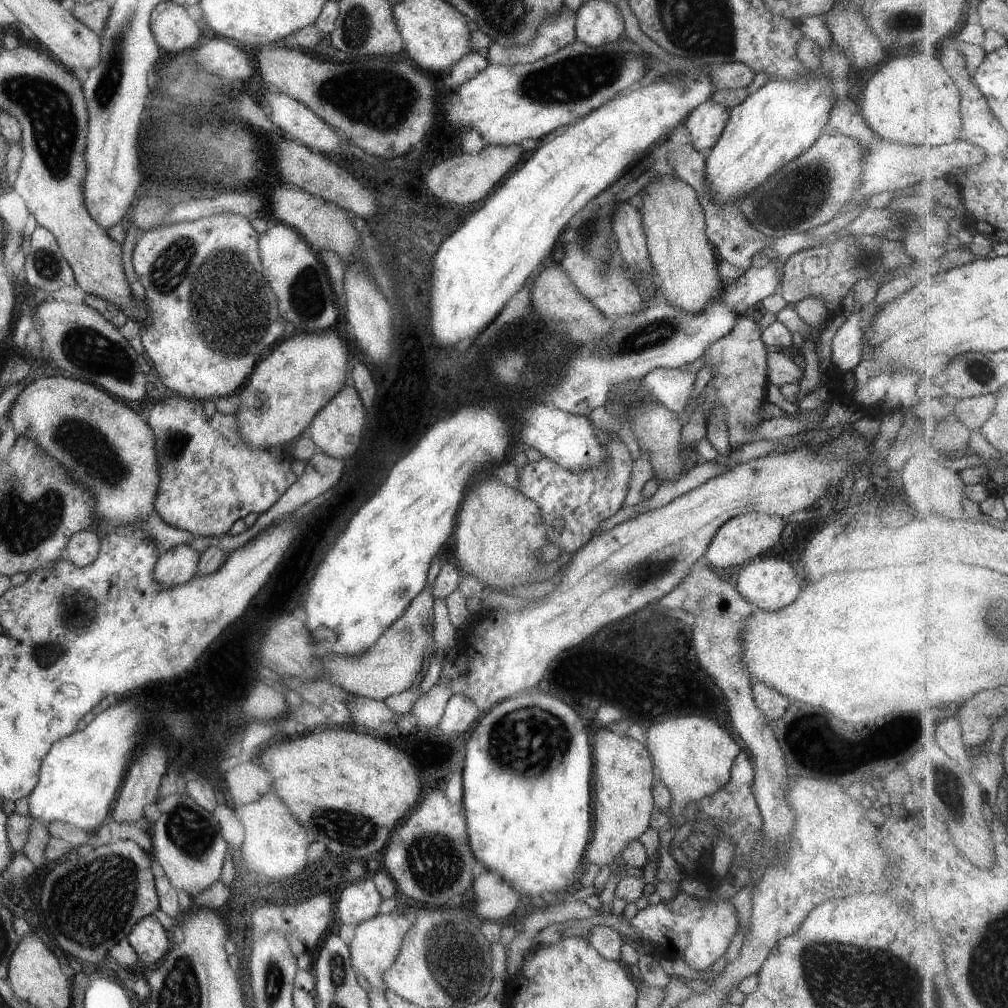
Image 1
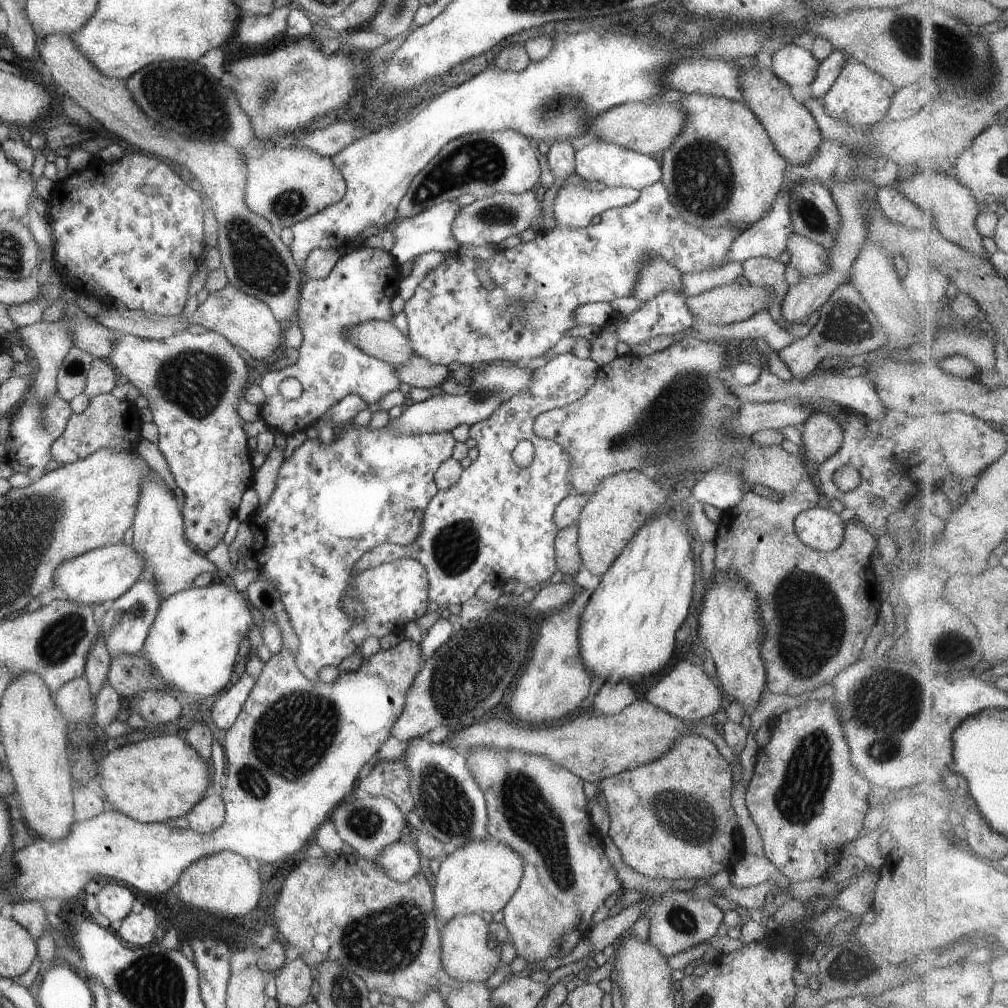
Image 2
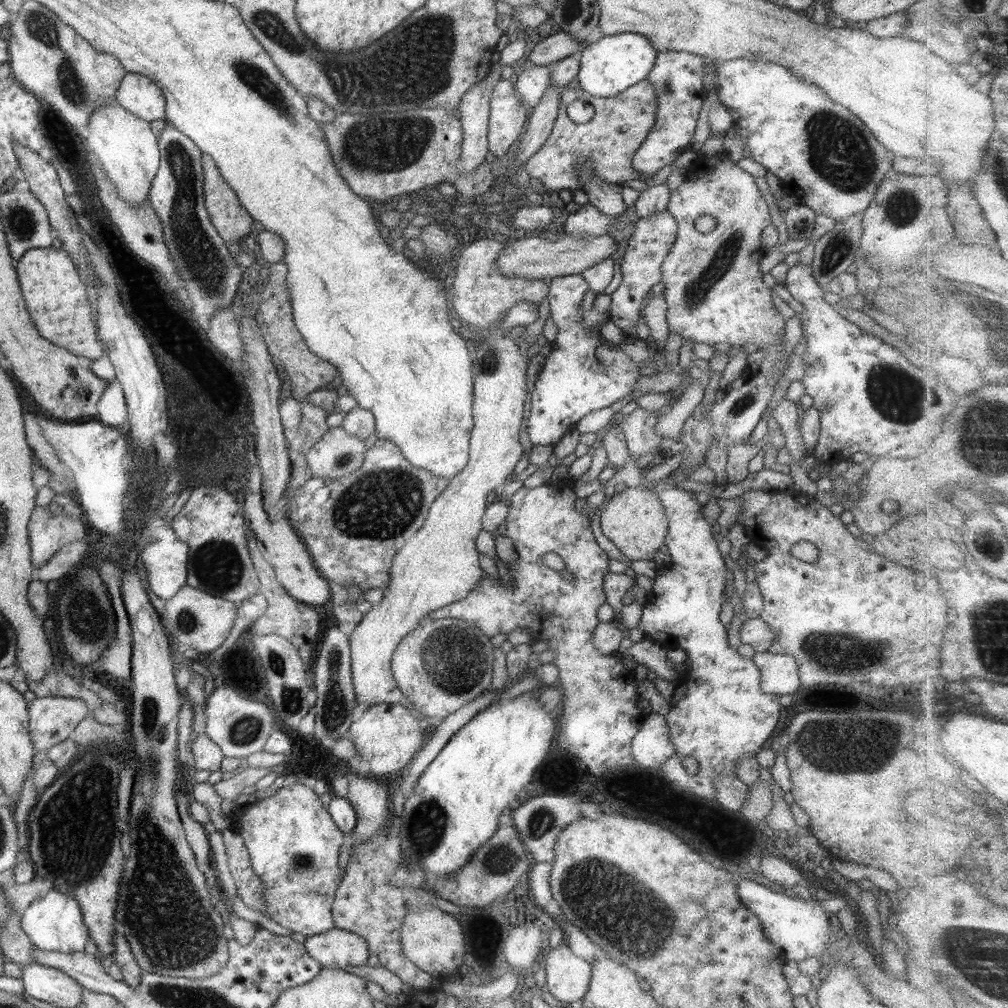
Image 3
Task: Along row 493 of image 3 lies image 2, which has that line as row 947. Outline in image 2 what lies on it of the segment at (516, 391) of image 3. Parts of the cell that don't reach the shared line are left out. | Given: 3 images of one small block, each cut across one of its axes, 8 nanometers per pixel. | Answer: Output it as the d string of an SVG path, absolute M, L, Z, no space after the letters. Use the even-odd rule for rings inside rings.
M477 913L459 914L449 918L443 927L439 927L441 940L441 966L445 974L462 982L483 983L495 970L499 962L499 952L489 947L491 934L488 924Z

